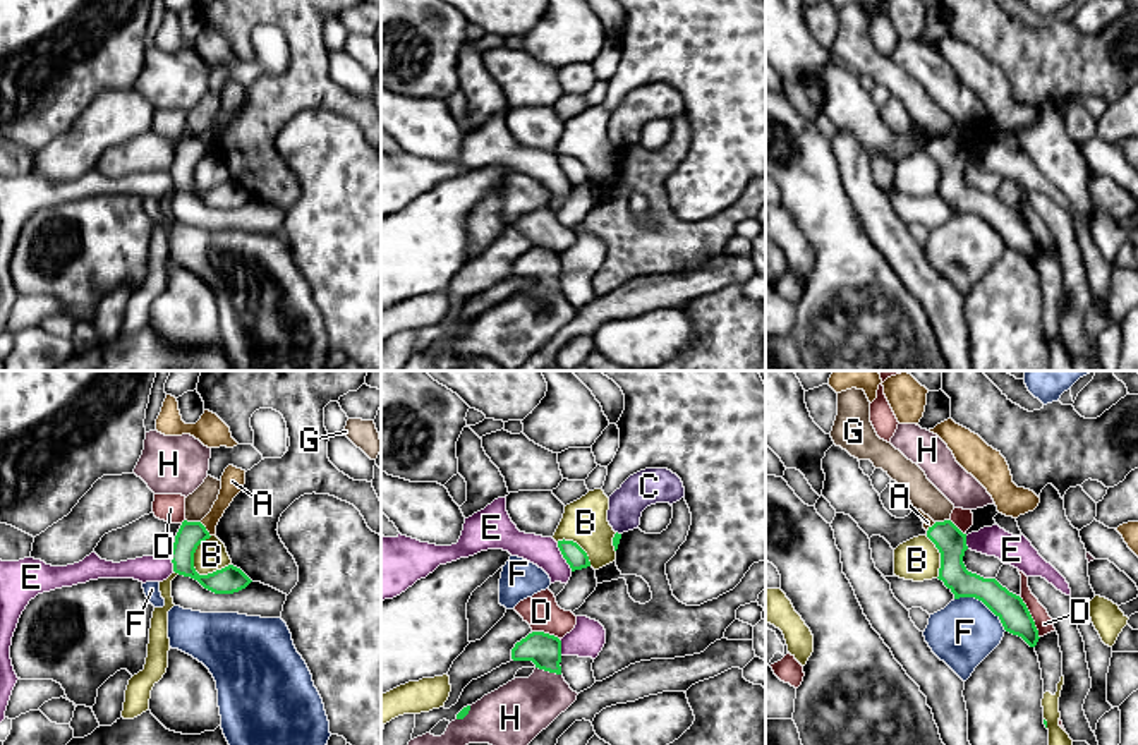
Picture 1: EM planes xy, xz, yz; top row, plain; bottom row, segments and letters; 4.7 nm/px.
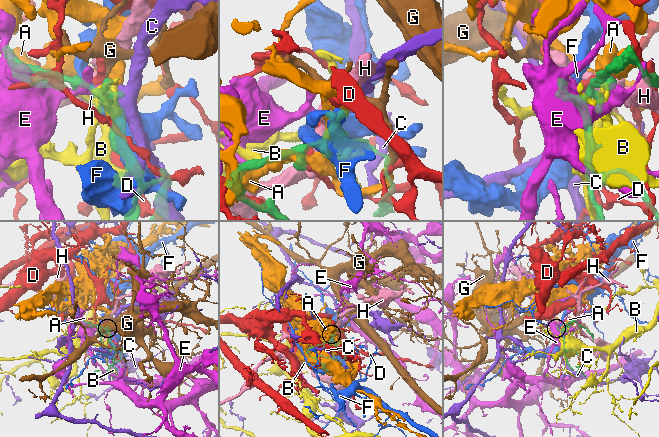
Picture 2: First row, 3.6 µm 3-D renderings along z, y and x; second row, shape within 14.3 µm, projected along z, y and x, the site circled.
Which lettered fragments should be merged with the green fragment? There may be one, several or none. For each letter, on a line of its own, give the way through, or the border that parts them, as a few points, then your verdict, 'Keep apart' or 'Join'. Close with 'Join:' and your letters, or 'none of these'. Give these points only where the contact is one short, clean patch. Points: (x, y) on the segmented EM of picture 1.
A: Keep apart
B: Keep apart
C: Boundary: xz (617, 531), (620, 534). Keep apart
D: Keep apart
E: Keep apart
F: Keep apart
G: Boundary: xy (186, 519), (199, 522). Keep apart
H: Keep apart
Join: none of these

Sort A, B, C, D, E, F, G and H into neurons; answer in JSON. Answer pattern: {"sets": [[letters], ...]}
{"sets": [["A"], ["B"], ["C"], ["D"], ["E"], ["F"], ["G"], ["H"]]}

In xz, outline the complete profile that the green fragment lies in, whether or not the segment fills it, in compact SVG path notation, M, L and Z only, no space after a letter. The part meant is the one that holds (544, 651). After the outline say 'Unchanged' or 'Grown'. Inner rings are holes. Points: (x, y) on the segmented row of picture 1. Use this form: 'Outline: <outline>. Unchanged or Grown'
Outline: M532 632L511 649L513 661L532 661L536 668L561 675L561 640L544 632Z. Unchanged

